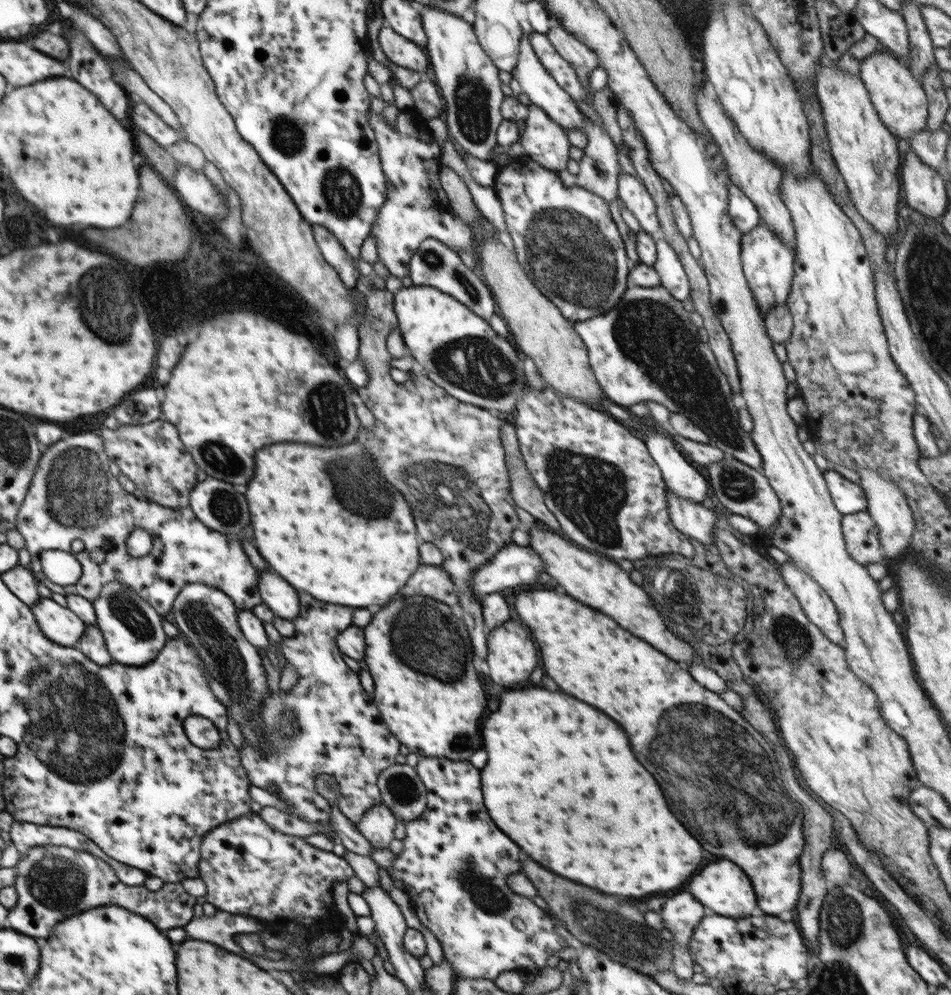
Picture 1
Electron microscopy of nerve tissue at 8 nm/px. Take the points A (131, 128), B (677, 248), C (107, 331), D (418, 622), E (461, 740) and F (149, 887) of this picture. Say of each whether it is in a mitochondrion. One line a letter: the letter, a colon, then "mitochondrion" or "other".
A: other
B: other
C: mitochondrion
D: mitochondrion
E: mitochondrion
F: other

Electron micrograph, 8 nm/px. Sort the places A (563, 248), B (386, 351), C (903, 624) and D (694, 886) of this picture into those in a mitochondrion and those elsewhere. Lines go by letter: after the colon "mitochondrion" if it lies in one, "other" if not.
A: mitochondrion
B: other
C: other
D: other

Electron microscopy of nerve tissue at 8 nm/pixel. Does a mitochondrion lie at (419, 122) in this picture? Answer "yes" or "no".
no

